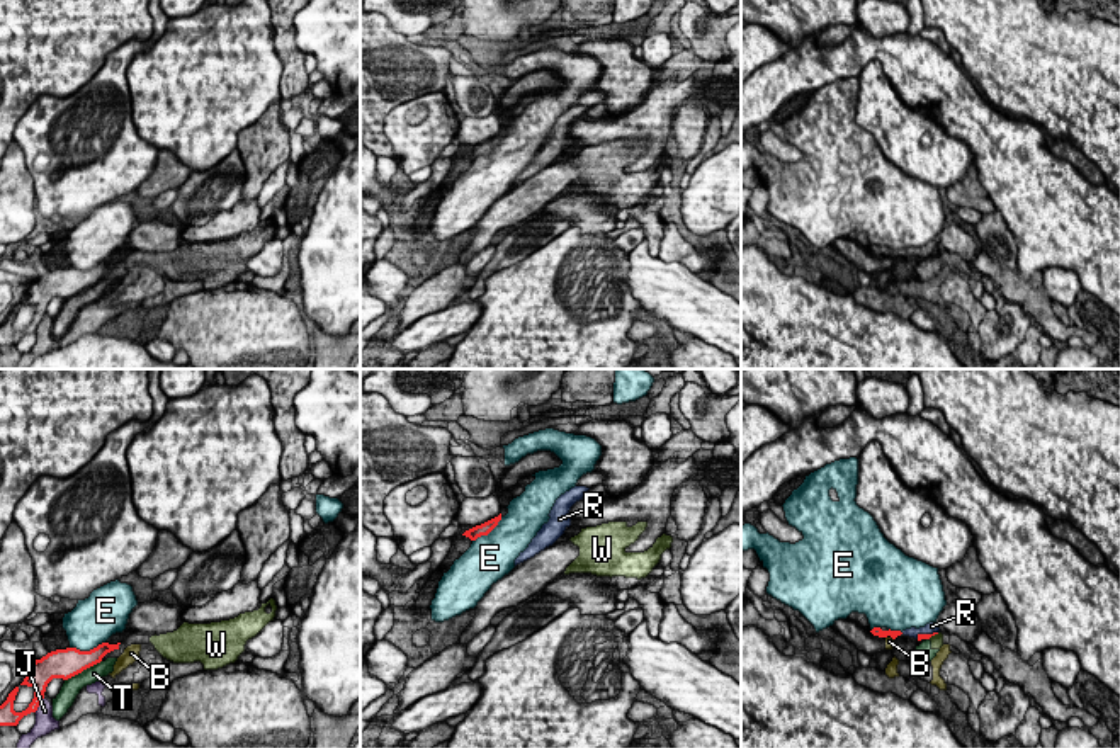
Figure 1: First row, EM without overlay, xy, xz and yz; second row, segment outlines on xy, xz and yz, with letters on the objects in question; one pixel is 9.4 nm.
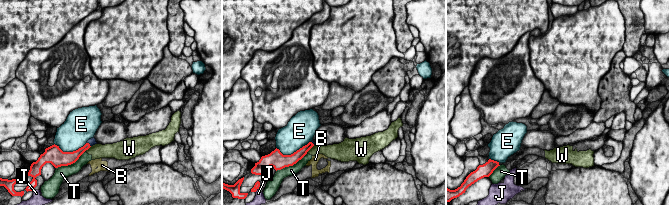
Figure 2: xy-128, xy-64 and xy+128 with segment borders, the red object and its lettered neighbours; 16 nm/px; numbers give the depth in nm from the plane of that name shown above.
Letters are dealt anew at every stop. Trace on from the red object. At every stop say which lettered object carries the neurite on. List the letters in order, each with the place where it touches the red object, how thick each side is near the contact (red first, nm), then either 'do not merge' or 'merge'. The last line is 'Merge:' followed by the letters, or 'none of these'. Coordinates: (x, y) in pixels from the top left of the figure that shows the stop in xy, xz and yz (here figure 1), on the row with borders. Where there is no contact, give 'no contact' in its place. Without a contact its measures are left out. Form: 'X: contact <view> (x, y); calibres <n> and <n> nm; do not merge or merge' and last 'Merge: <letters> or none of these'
B: no contact; do not merge
E: contact xy (87, 651); calibres 280 and 420 nm; do not merge
J: contact xy (39, 702); calibres 220 and 190 nm; do not merge
R: contact yz (927, 634); calibres 60 and 100 nm; merge
T: contact xy (82, 670); calibres 280 and 170 nm; do not merge
W: contact yz (933, 634); calibres 60 and 130 nm; do not merge
Merge: R

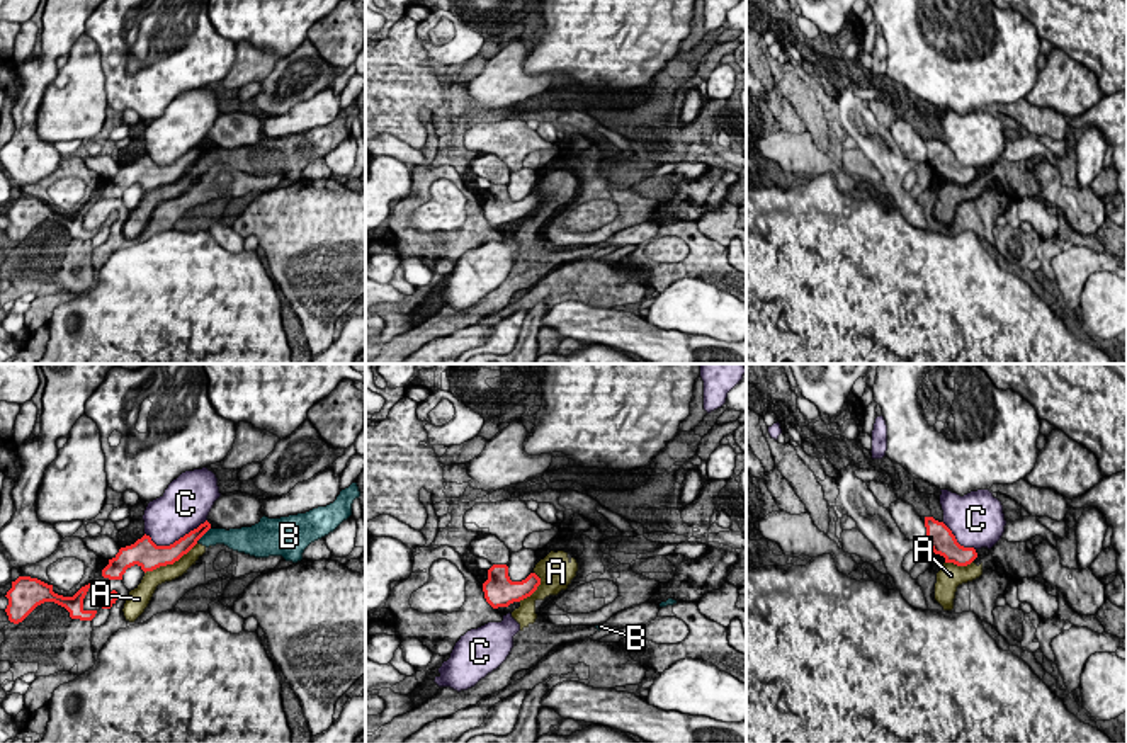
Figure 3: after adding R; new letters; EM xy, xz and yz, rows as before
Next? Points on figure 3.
A: contact xy (170, 563); calibres 260 and 160 nm; do not merge
B: contact xy (203, 534); calibres 160 and 160 nm; do not merge
C: contact xy (175, 541); calibres 220 and 440 nm; do not merge
Merge: none of these

